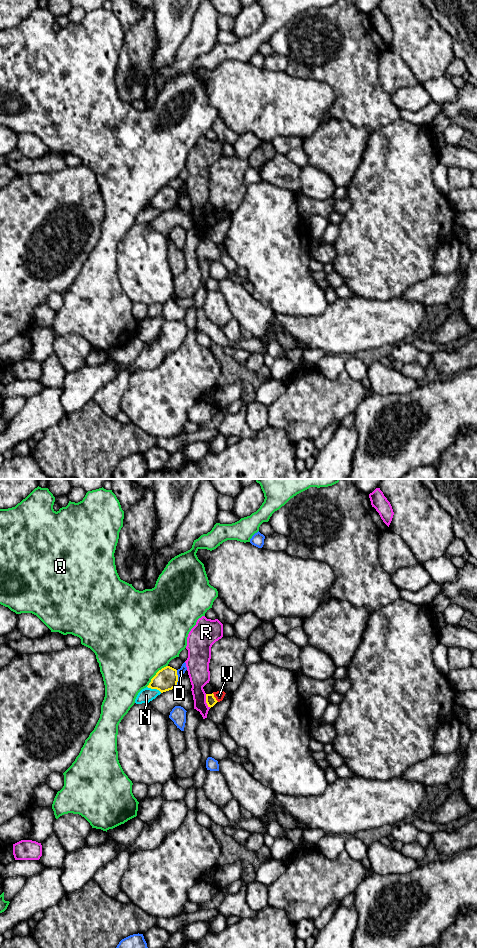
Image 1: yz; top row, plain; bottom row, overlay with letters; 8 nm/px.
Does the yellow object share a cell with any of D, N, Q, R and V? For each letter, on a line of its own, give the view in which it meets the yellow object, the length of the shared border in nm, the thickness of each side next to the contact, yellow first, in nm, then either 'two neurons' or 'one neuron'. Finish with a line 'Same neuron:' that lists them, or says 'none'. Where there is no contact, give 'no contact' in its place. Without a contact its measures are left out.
D: yz | 130 nm | 180/60 nm | two neurons
N: yz | 130 nm | 180/120 nm | two neurons
Q: yz | 240 nm | 180/480 nm | two neurons
R: yz | 120 nm | 80/170 nm | two neurons
V: yz | 90 nm | 80/80 nm | two neurons
Same neuron: none

